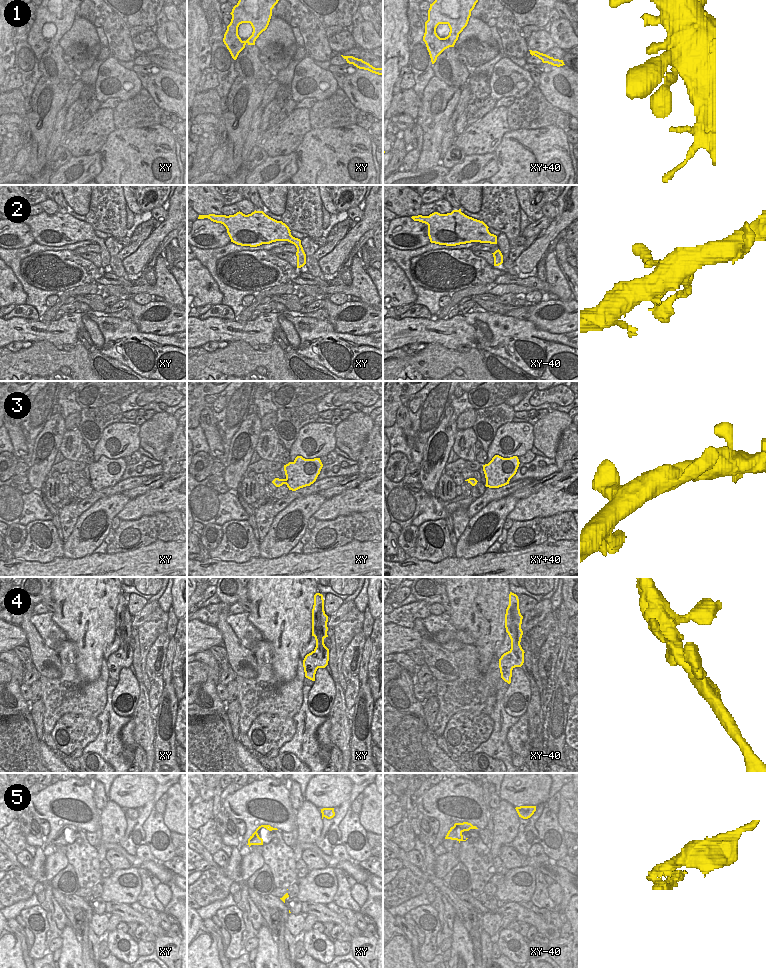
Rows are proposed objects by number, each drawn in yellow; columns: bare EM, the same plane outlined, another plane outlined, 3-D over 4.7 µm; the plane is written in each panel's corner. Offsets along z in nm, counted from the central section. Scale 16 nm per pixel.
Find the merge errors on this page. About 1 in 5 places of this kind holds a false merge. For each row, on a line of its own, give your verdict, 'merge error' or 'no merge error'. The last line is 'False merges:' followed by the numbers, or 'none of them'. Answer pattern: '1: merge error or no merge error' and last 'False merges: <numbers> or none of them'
1: no merge error
2: no merge error
3: no merge error
4: no merge error
5: merge error
False merges: 5

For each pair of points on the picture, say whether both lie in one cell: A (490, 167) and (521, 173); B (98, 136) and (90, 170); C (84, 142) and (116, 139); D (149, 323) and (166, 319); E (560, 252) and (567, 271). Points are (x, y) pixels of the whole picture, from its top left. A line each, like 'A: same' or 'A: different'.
A: different
B: different
C: different
D: same
E: same

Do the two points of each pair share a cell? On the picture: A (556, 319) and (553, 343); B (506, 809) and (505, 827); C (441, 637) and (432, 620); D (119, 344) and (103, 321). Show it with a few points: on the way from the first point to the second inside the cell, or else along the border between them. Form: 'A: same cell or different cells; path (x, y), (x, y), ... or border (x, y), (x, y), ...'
A: different cells; border (533, 323), (540, 329), (564, 334)
B: same cell; path (506, 813), (505, 823)
C: different cells; border (457, 630), (442, 630), (432, 635)
D: same cell; path (117, 338), (106, 327)

